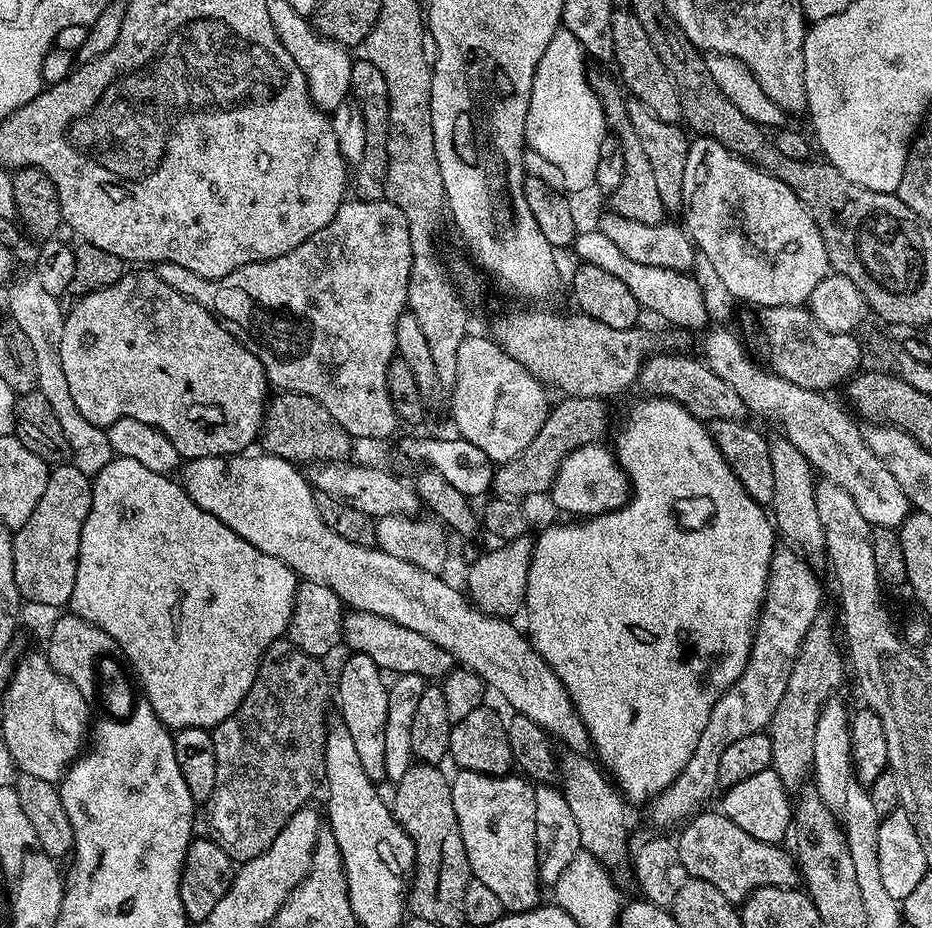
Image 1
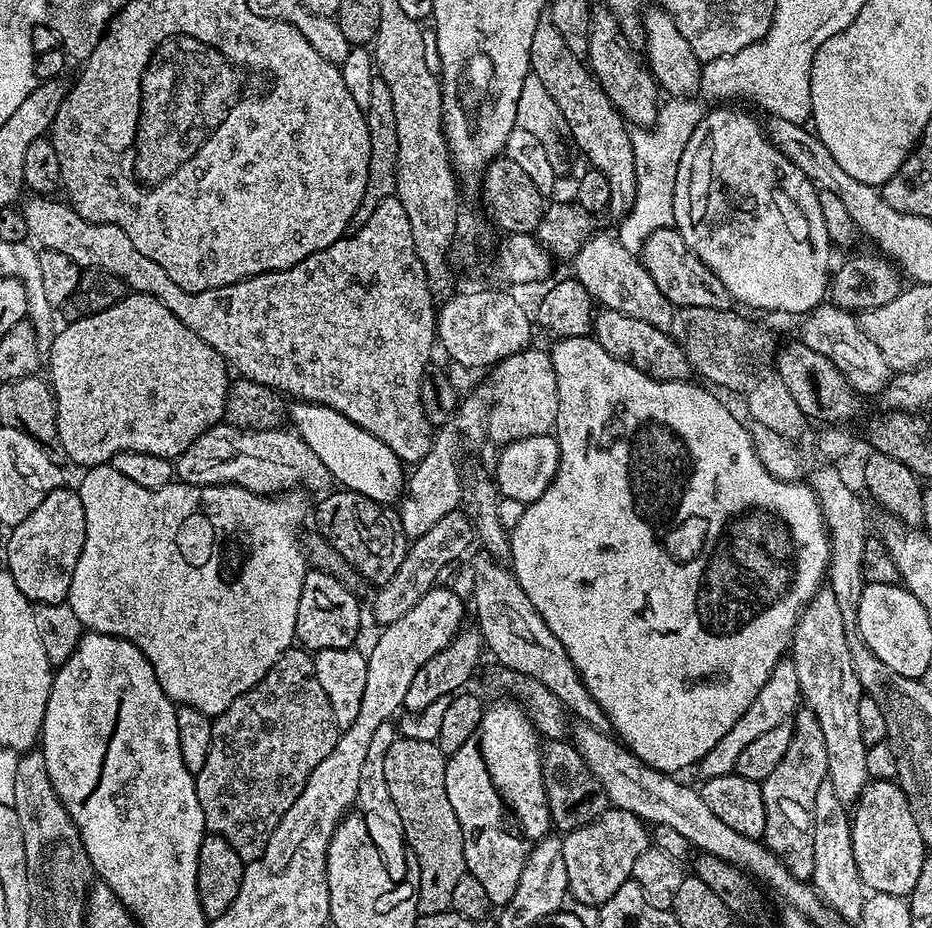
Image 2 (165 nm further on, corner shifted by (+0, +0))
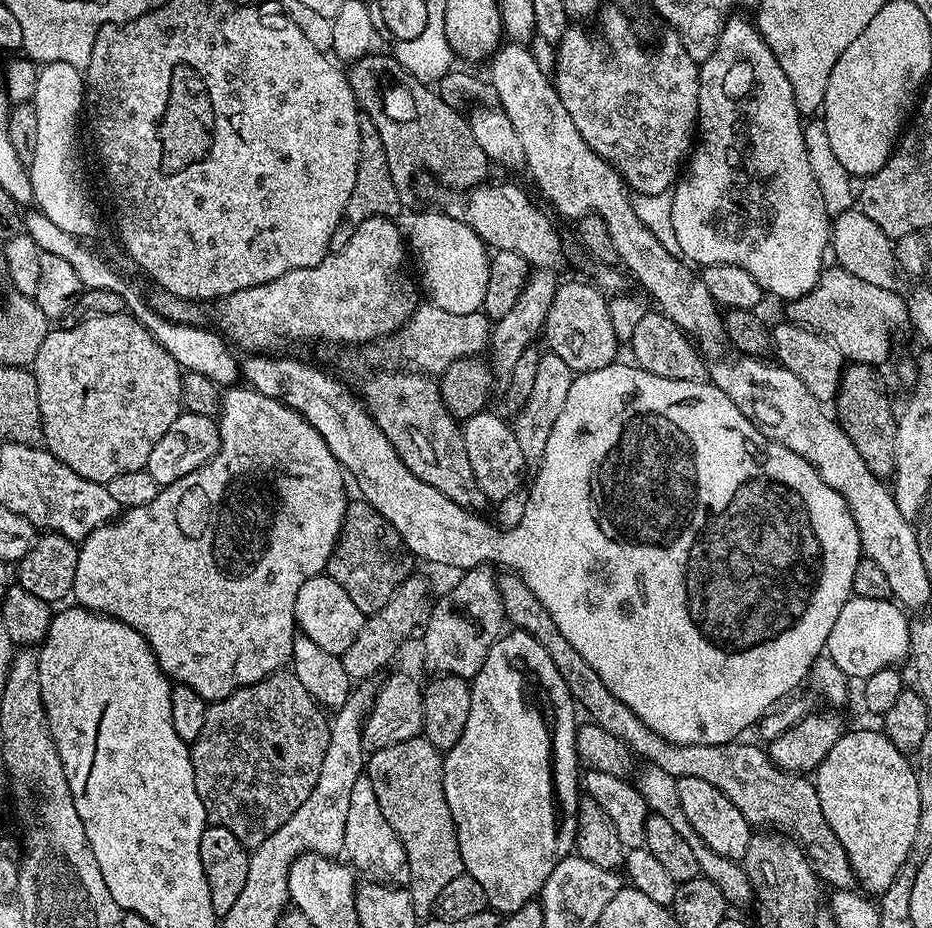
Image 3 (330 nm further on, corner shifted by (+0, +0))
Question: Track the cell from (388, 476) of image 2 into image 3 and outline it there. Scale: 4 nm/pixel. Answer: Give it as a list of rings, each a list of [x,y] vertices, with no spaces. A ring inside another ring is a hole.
[[[55,230],[54,250],[58,258],[70,262],[70,267],[78,273],[78,282],[84,290],[114,290],[114,294],[122,294],[125,309],[133,316],[151,336],[159,342],[162,350],[170,354],[180,364],[184,372],[202,374],[210,378],[210,382],[217,386],[232,386],[241,379],[242,364],[237,353],[230,347],[229,341],[217,331],[210,332],[206,328],[199,328],[196,322],[190,324],[179,324],[173,320],[167,320],[157,314],[143,295],[139,296],[110,265],[106,264],[98,255],[84,246],[85,241],[74,234],[66,234],[66,230]]]

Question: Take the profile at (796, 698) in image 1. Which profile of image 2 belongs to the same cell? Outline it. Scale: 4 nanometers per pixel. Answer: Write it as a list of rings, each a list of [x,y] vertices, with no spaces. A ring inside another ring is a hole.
[[[801,706],[794,713],[790,746],[778,762],[776,769],[760,784],[762,802],[766,806],[766,830],[762,841],[786,866],[786,870],[795,879],[811,881],[814,874],[814,800],[818,798],[818,786],[822,786],[828,777],[828,759],[826,758],[826,738],[822,734],[822,726],[818,726],[818,718],[811,709]]]

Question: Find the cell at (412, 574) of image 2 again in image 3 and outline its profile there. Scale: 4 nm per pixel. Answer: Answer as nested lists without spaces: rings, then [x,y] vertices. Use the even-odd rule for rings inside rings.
[[[419,574],[410,575],[404,579],[402,586],[398,586],[398,590],[394,590],[394,594],[390,594],[390,602],[386,602],[382,610],[365,619],[362,630],[358,630],[358,638],[354,638],[354,646],[348,647],[340,657],[342,666],[346,666],[346,674],[353,682],[369,681],[372,678],[370,676],[395,658],[396,651],[404,644],[404,639],[415,630],[416,623],[417,628],[421,623],[422,613],[425,611],[424,599],[427,596],[427,582]]]

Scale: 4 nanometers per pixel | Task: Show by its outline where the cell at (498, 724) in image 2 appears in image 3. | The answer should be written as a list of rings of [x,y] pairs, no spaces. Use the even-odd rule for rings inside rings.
[[[519,630],[505,631],[492,648],[500,648],[500,652],[504,652],[504,660],[508,660],[508,668],[520,676],[524,704],[540,716],[544,736],[548,736],[548,788],[552,788],[552,832],[556,832],[556,844],[552,844],[552,865],[558,866],[558,862],[565,860],[576,847],[576,815],[582,799],[582,772],[576,759],[578,705],[570,690],[566,690],[566,682],[562,682],[562,674],[558,674],[550,654],[546,654],[530,634]],[[539,692],[544,692],[544,704],[540,701]]]

